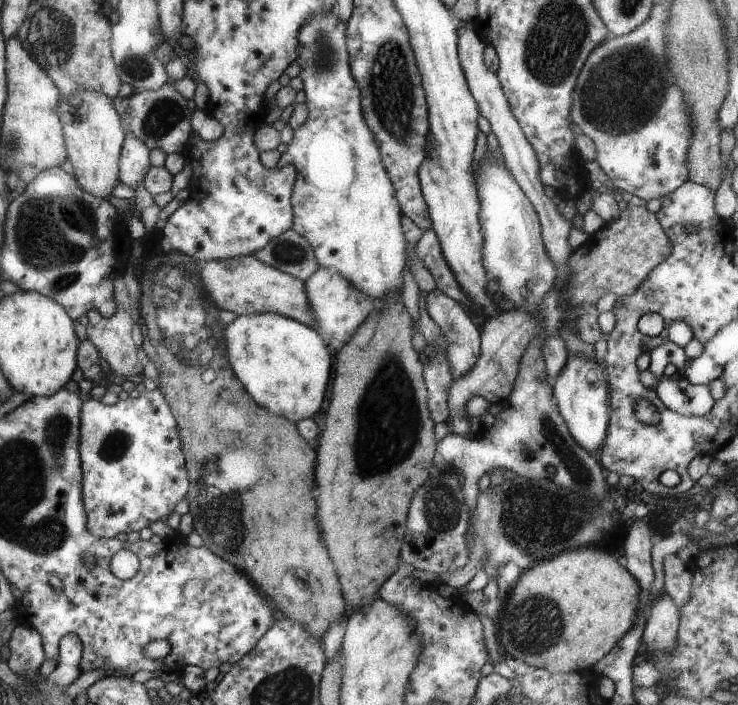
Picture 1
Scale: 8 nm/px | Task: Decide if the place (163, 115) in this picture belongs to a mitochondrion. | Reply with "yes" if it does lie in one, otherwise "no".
yes

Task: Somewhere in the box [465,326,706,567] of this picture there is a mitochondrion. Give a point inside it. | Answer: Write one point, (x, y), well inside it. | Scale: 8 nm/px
(534, 525)

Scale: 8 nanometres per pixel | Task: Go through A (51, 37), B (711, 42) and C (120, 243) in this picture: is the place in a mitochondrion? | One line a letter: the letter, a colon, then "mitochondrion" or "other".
A: mitochondrion
B: other
C: other

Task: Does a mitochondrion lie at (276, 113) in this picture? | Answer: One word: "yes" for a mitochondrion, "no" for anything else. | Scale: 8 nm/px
no

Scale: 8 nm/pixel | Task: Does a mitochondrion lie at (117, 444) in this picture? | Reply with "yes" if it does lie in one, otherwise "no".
yes

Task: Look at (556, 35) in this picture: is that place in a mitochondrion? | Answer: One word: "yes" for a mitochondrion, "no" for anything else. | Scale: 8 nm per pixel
yes

